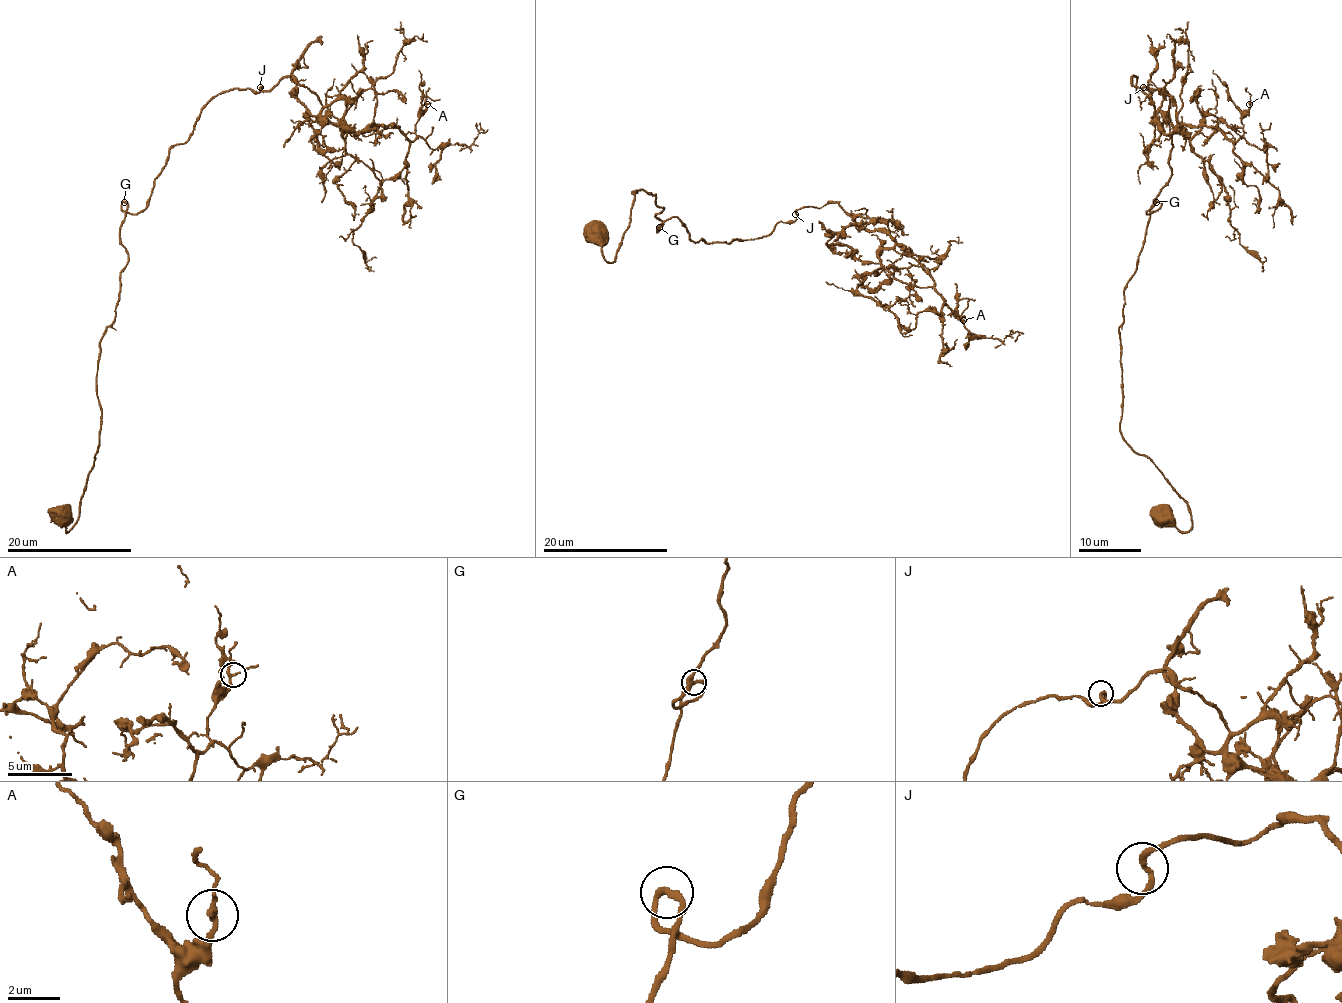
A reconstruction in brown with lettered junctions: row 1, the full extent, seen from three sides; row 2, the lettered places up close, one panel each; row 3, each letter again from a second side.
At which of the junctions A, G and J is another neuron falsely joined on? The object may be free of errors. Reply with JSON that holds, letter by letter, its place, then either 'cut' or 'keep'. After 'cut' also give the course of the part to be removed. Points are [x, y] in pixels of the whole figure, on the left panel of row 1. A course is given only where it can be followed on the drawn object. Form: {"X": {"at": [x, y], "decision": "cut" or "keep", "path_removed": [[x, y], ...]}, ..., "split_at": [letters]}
{"A": {"at": [427, 104], "decision": "keep"}, "G": {"at": [124, 202], "decision": "keep"}, "J": {"at": [260, 87], "decision": "keep"}, "split_at": []}

